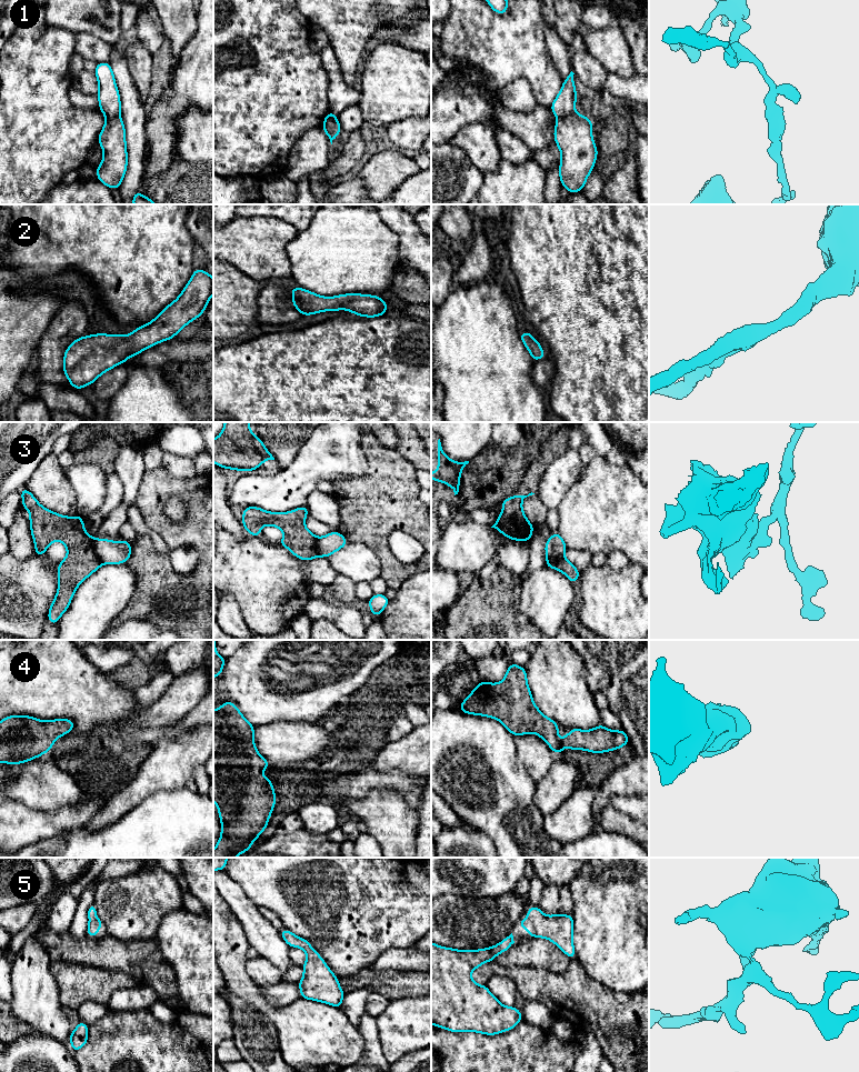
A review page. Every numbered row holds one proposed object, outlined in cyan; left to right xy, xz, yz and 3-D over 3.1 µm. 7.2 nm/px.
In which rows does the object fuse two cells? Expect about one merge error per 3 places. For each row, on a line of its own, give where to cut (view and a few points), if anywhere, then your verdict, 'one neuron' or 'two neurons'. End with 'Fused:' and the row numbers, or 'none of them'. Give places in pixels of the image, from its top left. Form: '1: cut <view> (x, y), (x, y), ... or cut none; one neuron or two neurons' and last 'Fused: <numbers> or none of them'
1: cut yz (573, 110), (569, 114), (558, 118); two neurons
2: cut none; one neuron
3: cut xy (93, 539), (95, 552), (102, 563); two neurons
4: cut none; one neuron
5: cut none; one neuron
Fused: 1, 3

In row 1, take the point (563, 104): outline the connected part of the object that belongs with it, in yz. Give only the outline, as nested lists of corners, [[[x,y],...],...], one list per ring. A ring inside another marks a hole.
[[[573,72],[562,81],[562,88],[550,106],[551,111],[557,118],[566,118],[575,111],[577,102],[577,91],[575,87]]]

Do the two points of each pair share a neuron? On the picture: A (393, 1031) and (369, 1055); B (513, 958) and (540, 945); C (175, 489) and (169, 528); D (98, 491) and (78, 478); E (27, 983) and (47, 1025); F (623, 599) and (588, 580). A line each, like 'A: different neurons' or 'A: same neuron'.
A: different neurons
B: same neuron
C: same neuron
D: same neuron
E: same neuron
F: same neuron

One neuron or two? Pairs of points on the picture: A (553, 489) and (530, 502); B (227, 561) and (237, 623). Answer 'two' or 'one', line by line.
A: two
B: two

